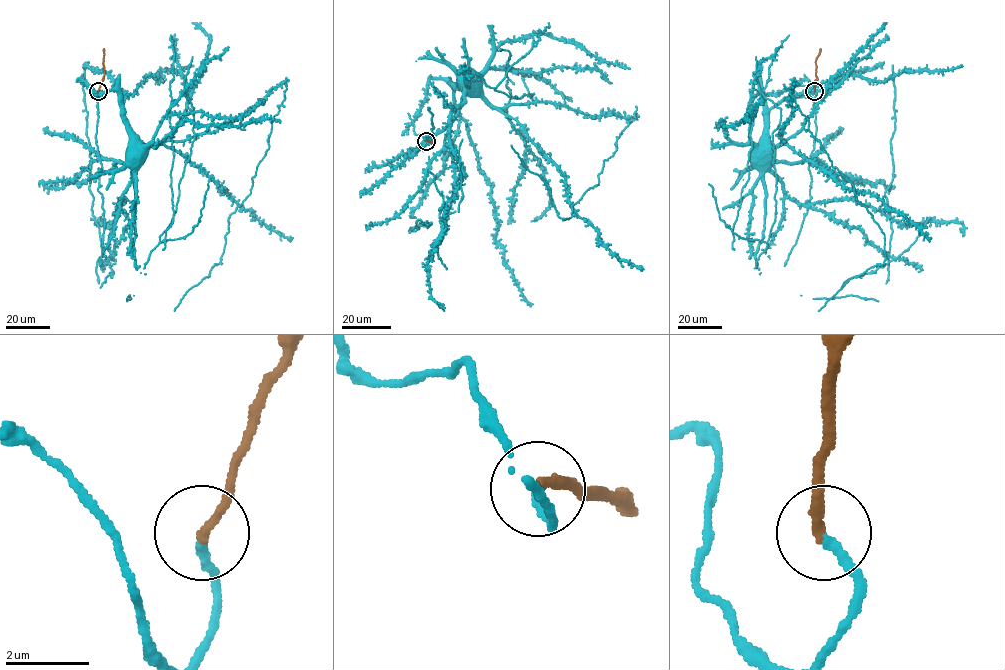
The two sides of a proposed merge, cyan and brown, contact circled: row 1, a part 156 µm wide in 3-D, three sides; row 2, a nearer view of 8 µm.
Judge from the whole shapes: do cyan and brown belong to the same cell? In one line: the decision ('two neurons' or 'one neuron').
one neuron

